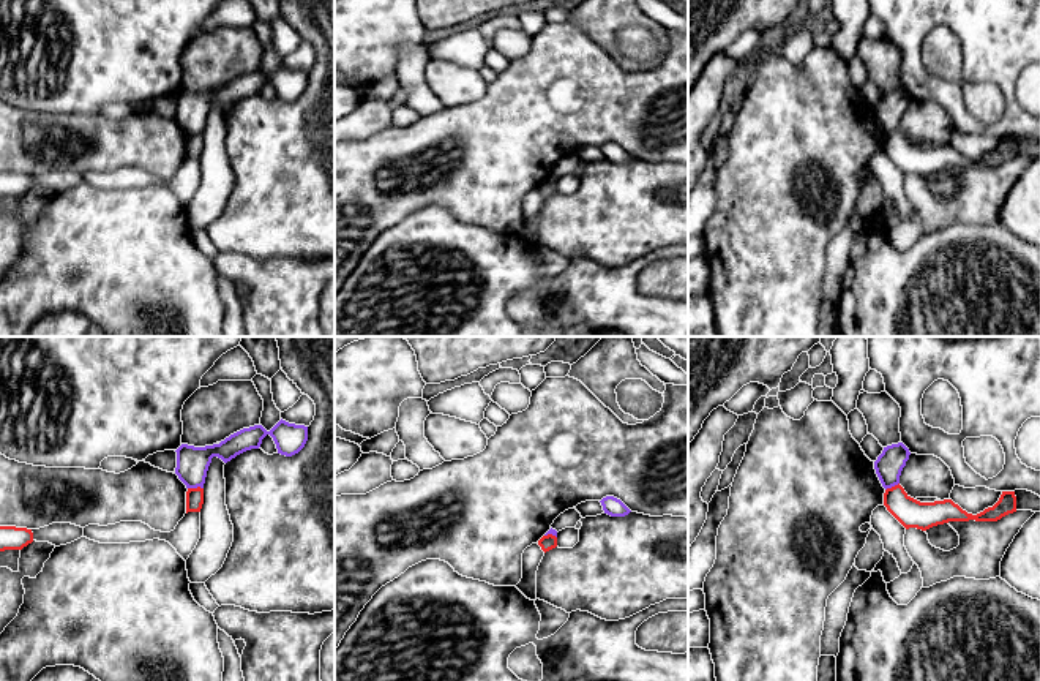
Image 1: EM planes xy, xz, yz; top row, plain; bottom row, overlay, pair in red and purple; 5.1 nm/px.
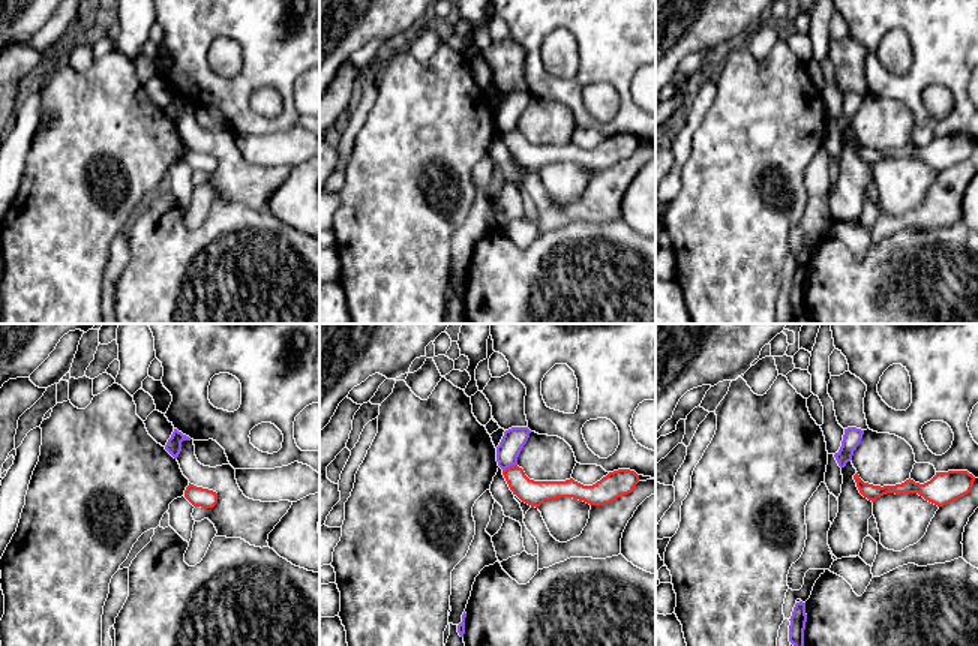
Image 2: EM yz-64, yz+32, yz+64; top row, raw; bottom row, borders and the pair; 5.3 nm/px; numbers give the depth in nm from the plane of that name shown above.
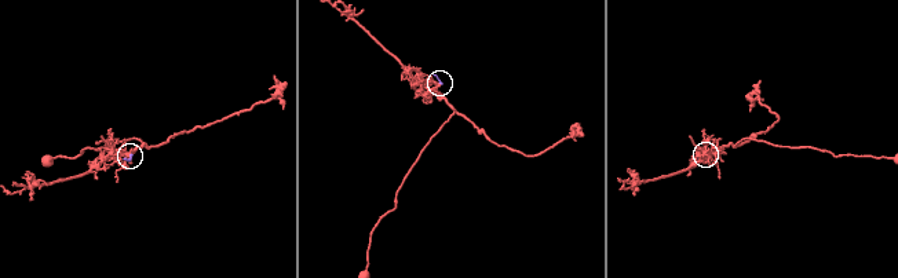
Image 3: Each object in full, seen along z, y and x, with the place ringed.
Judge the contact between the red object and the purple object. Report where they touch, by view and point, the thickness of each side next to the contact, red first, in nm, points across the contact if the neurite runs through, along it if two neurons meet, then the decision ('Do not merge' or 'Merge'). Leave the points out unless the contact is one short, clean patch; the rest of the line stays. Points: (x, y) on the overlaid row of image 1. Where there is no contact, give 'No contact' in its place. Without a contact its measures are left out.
Touches red at xy (194, 489). Thickness 100 nm (red) against 160 nm. Boundary: xy (202, 487), (188, 489). Do not merge

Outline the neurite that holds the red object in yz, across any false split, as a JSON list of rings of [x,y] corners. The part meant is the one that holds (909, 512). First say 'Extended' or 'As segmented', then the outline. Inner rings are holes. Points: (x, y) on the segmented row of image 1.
As segmented. [[[898,483],[885,490],[884,506],[906,529],[917,528],[926,531],[948,521],[997,521],[1002,517],[1016,512],[1016,496],[1015,491],[1002,491],[999,501],[993,507],[972,515],[952,499],[920,502],[911,498]]]

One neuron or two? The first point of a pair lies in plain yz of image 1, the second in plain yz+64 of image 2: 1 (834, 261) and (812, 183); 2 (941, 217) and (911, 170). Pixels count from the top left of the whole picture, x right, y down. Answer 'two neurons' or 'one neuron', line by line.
1: one neuron
2: two neurons

